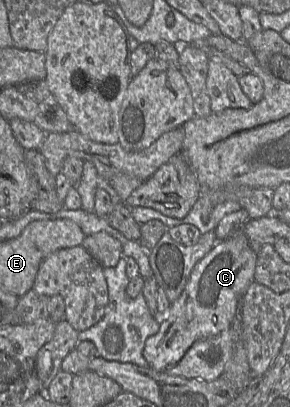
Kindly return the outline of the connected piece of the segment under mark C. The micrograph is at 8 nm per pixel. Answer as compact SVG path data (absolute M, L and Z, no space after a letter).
M242 231L217 242L211 251L196 264L185 289L179 298L171 303L167 316L160 318L159 331L146 339L143 356L149 367L186 379L213 381L221 377L233 351L232 321L243 296L255 281L256 260L257 252L250 247L248 239Z

